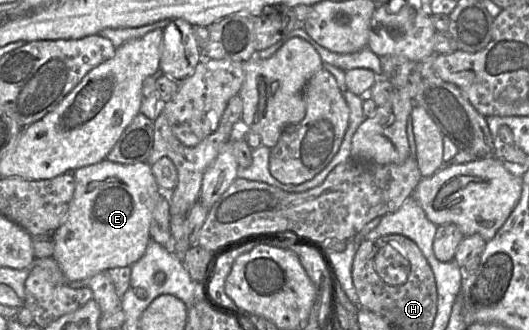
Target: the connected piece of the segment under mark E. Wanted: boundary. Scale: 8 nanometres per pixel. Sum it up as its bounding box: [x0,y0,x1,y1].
[52,158,162,281]

